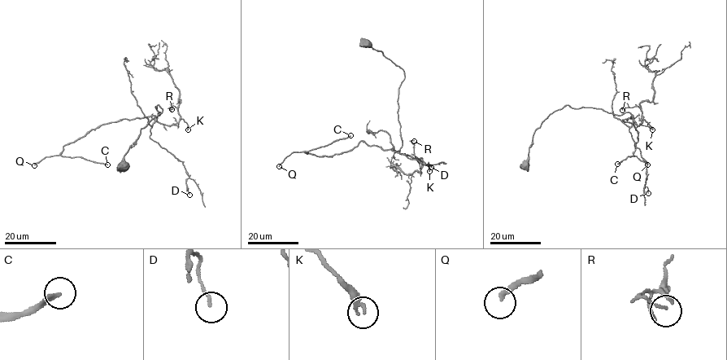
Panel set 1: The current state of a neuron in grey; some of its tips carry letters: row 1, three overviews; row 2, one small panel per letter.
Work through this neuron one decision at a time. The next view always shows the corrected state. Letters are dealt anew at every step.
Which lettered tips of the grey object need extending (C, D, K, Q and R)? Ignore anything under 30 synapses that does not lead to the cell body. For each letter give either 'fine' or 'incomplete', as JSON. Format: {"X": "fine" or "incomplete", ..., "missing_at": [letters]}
{"C": "incomplete", "D": "fine", "K": "fine", "Q": "incomplete", "R": "fine", "missing_at": ["C", "Q"]}

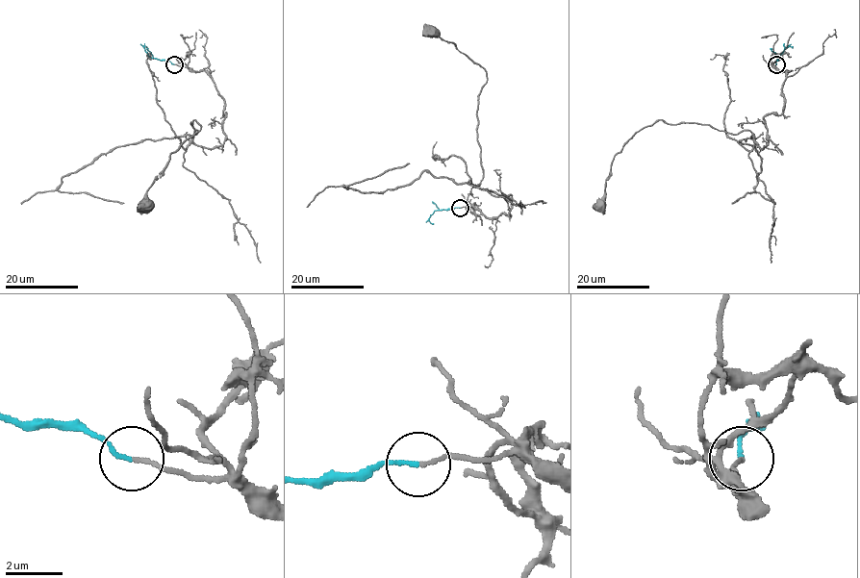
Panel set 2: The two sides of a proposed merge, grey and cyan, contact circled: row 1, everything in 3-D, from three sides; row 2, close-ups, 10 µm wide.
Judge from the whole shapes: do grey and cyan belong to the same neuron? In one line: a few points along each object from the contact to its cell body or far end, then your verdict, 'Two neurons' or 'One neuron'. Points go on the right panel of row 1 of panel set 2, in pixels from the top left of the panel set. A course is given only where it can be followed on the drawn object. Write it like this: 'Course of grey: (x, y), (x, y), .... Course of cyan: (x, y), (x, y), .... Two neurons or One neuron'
Course of grey: (776, 63), (787, 71), (784, 110), (764, 117), (764, 147), (746, 130), (659, 120), (617, 154), (600, 206). Course of cyan: (776, 63), (786, 47), (792, 48). One neuron

